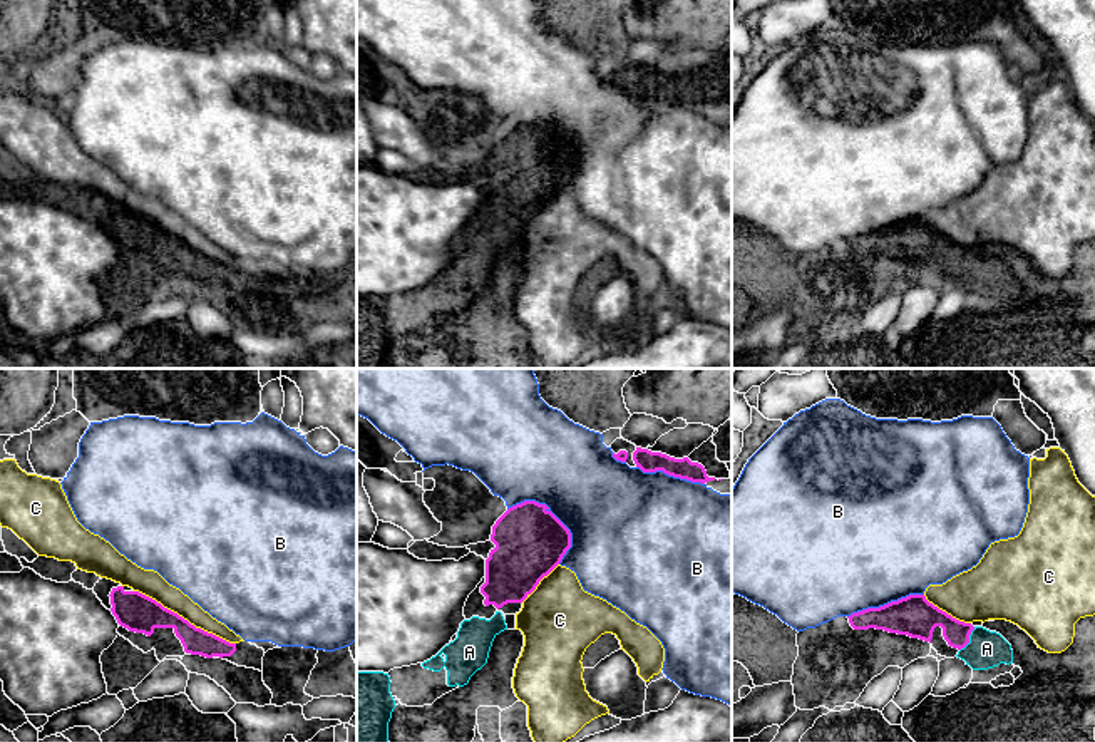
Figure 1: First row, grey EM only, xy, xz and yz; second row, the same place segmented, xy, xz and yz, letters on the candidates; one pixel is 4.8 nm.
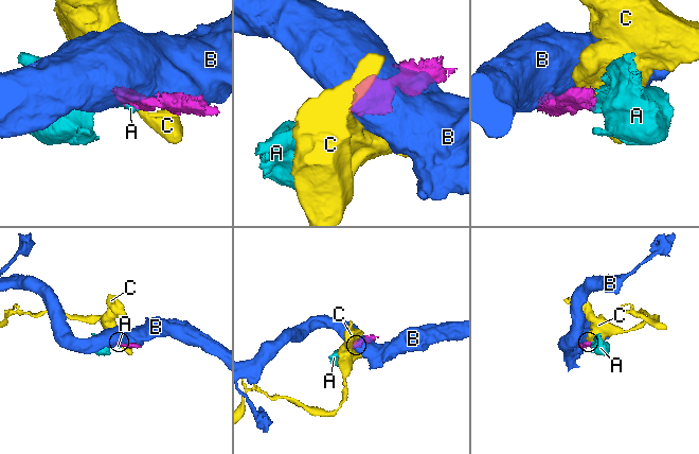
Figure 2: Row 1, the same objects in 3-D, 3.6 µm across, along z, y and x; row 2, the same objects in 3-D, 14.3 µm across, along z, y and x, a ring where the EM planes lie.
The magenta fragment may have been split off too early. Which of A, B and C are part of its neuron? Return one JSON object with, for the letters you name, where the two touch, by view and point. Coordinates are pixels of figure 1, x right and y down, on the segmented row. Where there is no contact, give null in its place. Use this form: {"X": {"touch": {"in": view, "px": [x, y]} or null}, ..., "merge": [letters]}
{"A": {"touch": {"in": "yz", "px": [968, 638]}}, "merge": ["A"]}

